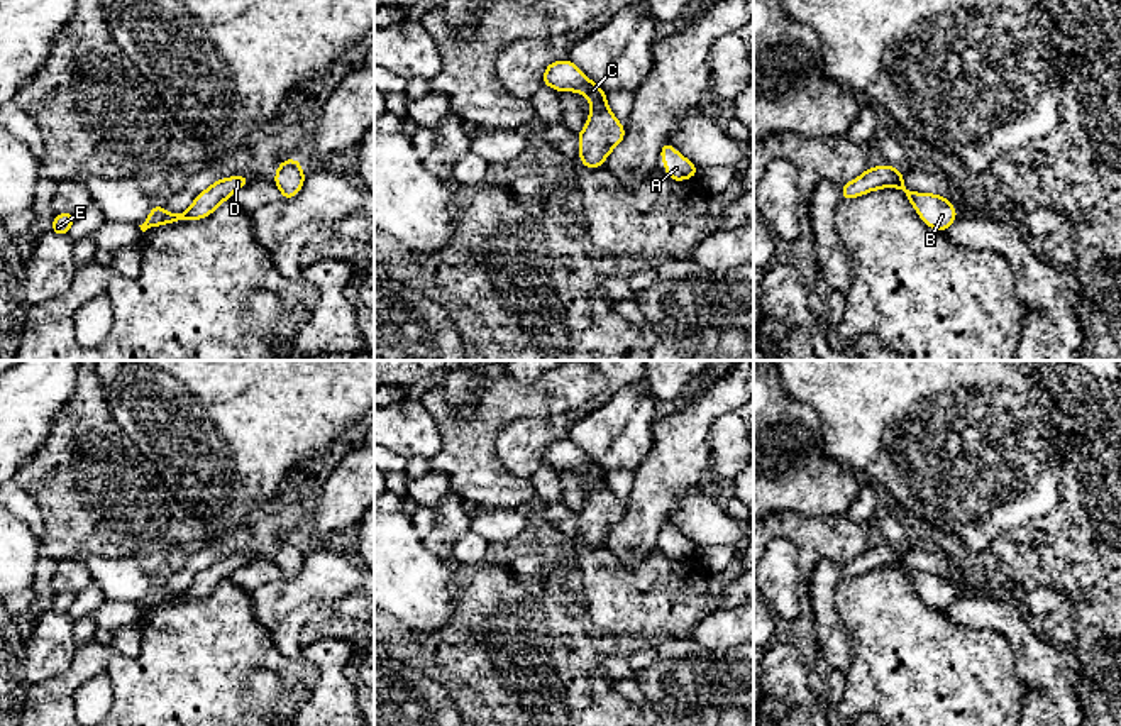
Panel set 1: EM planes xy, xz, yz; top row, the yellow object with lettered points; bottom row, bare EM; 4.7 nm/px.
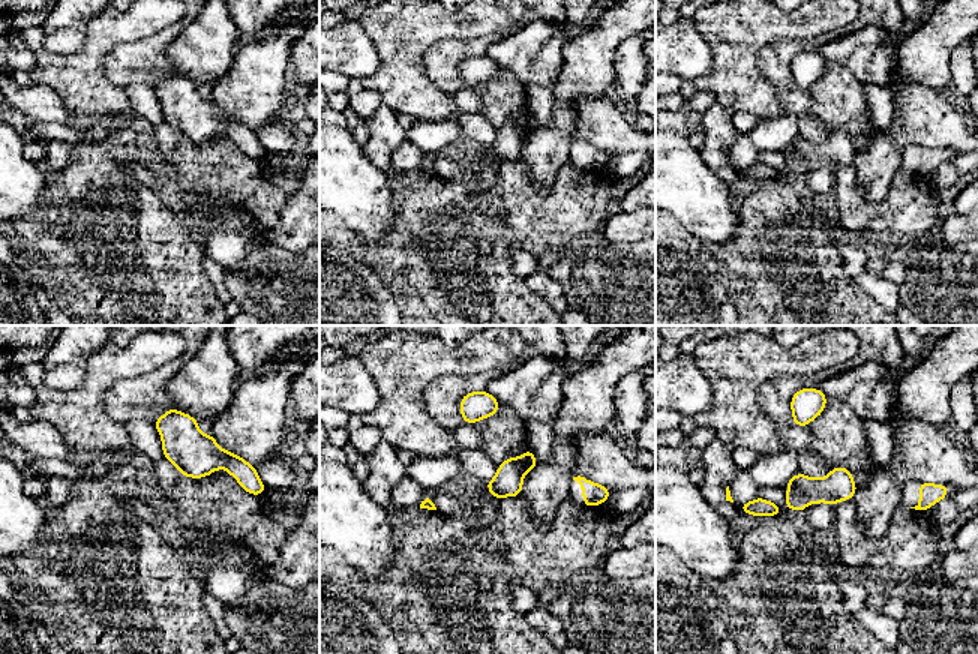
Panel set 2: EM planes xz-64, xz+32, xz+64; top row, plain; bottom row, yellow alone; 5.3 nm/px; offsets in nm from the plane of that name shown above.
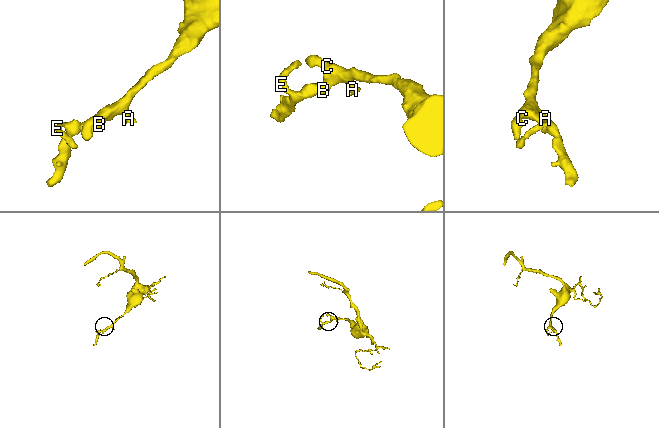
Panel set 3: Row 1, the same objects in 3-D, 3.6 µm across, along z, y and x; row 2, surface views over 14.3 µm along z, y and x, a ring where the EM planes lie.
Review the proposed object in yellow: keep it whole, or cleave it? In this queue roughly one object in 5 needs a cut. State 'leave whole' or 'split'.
leave whole

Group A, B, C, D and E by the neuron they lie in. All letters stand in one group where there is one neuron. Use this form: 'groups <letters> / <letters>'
groups A B C D E

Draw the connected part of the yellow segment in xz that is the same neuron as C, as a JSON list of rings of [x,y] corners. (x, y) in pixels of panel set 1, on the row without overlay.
[[[554,440],[544,450],[544,465],[577,470],[591,482],[584,508],[577,513],[583,547],[603,547],[608,533],[625,518],[625,508],[606,482],[606,470],[593,462],[572,440]]]

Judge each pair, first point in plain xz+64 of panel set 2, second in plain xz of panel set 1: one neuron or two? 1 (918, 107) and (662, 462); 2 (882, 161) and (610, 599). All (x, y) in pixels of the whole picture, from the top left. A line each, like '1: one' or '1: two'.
1: two
2: two

